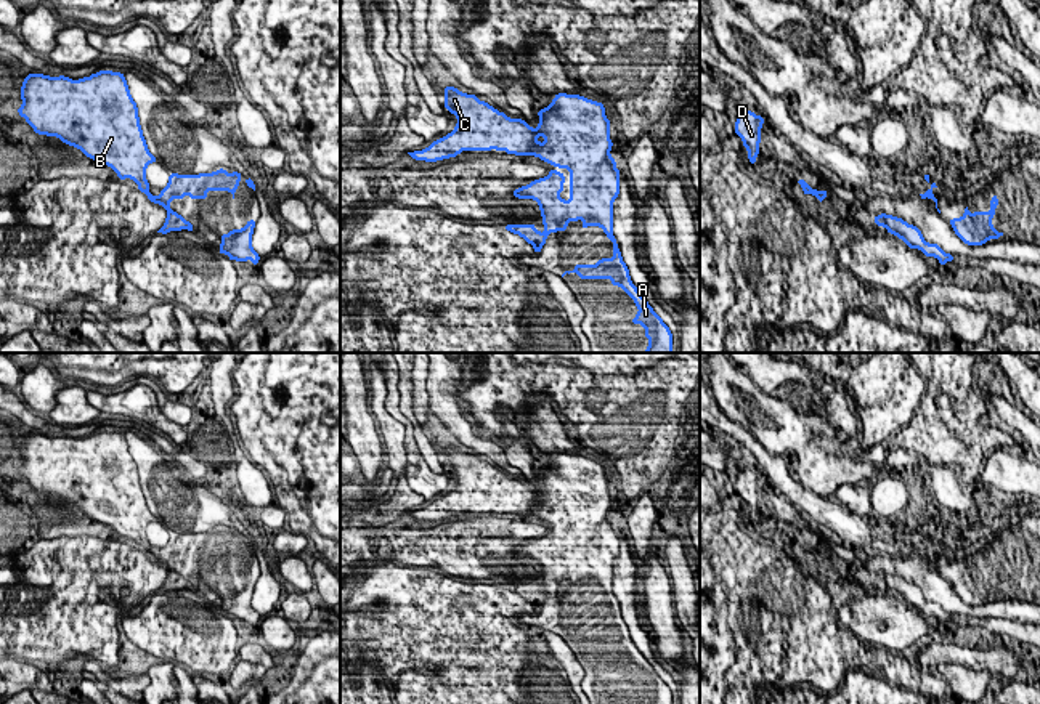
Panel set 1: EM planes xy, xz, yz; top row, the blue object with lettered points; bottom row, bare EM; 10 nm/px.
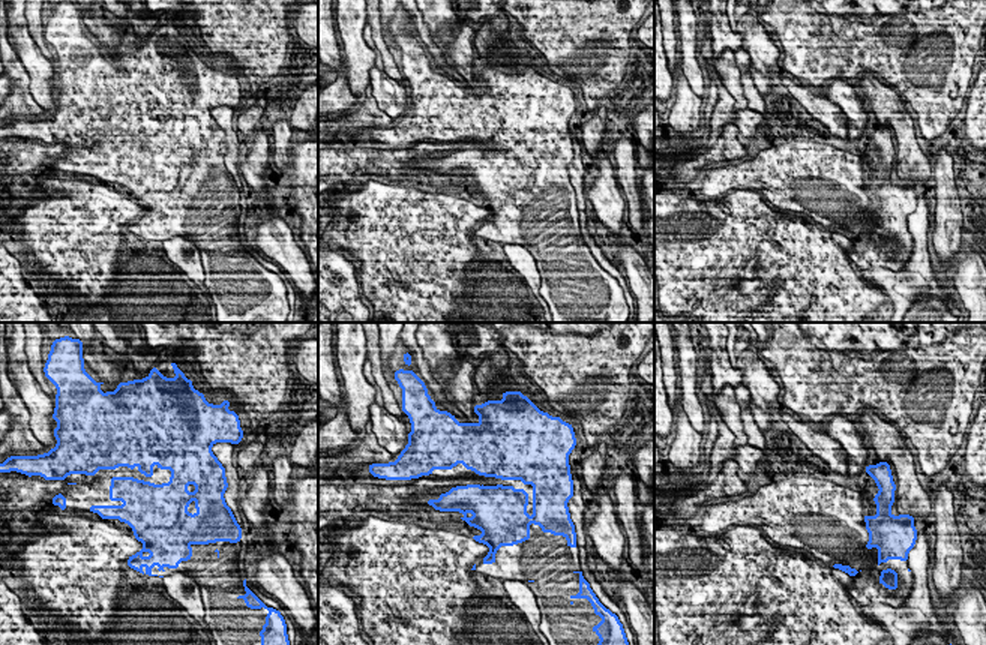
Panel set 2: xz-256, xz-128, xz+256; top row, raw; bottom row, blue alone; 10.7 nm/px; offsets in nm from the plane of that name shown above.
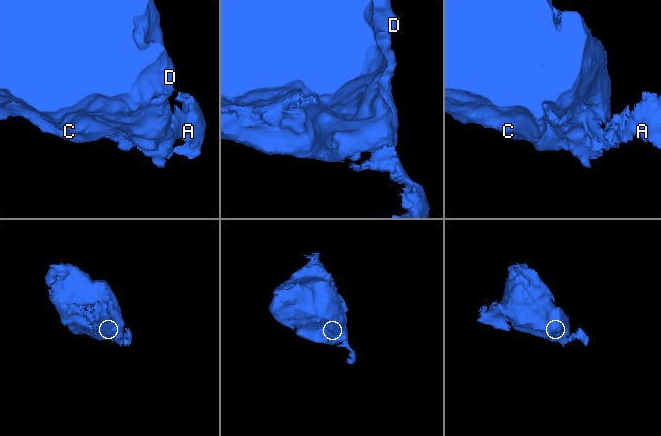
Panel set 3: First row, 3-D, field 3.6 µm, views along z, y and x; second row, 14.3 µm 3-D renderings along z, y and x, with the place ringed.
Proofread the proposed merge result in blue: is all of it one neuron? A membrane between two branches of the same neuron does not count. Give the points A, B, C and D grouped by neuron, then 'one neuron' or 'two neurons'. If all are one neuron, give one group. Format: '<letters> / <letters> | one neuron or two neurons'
A B C D | one neuron

